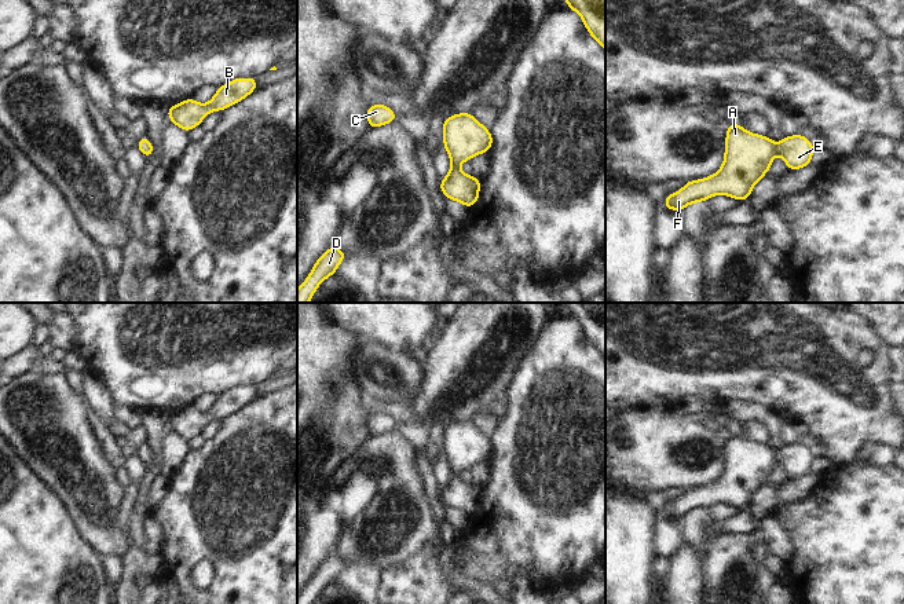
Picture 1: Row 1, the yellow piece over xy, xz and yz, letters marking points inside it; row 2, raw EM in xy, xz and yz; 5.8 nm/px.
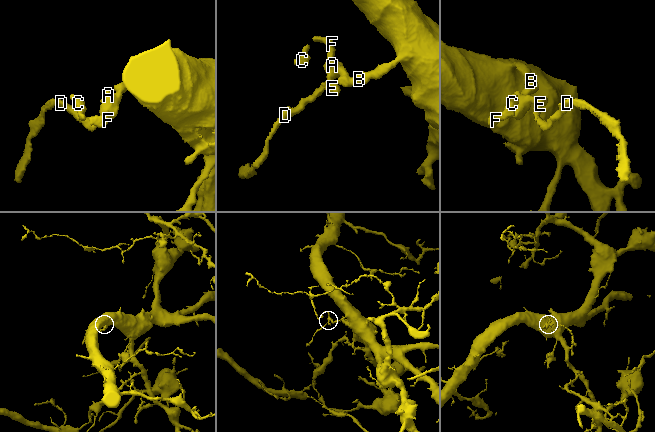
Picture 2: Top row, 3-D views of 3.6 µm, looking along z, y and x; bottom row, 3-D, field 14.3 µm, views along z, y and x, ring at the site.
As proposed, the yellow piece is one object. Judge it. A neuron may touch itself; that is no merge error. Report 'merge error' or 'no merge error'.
no merge error

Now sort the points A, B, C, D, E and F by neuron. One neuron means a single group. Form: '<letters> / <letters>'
A B C D E F

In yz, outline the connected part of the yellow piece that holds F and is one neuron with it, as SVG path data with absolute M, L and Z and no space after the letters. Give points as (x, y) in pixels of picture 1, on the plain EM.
M736 429L727 435L725 465L721 477L702 488L688 488L676 502L667 502L665 516L682 519L692 510L703 510L725 502L749 508L753 494L768 482L775 462L784 466L787 477L797 479L810 472L815 457L802 443L786 444L779 453L768 444L750 442Z

